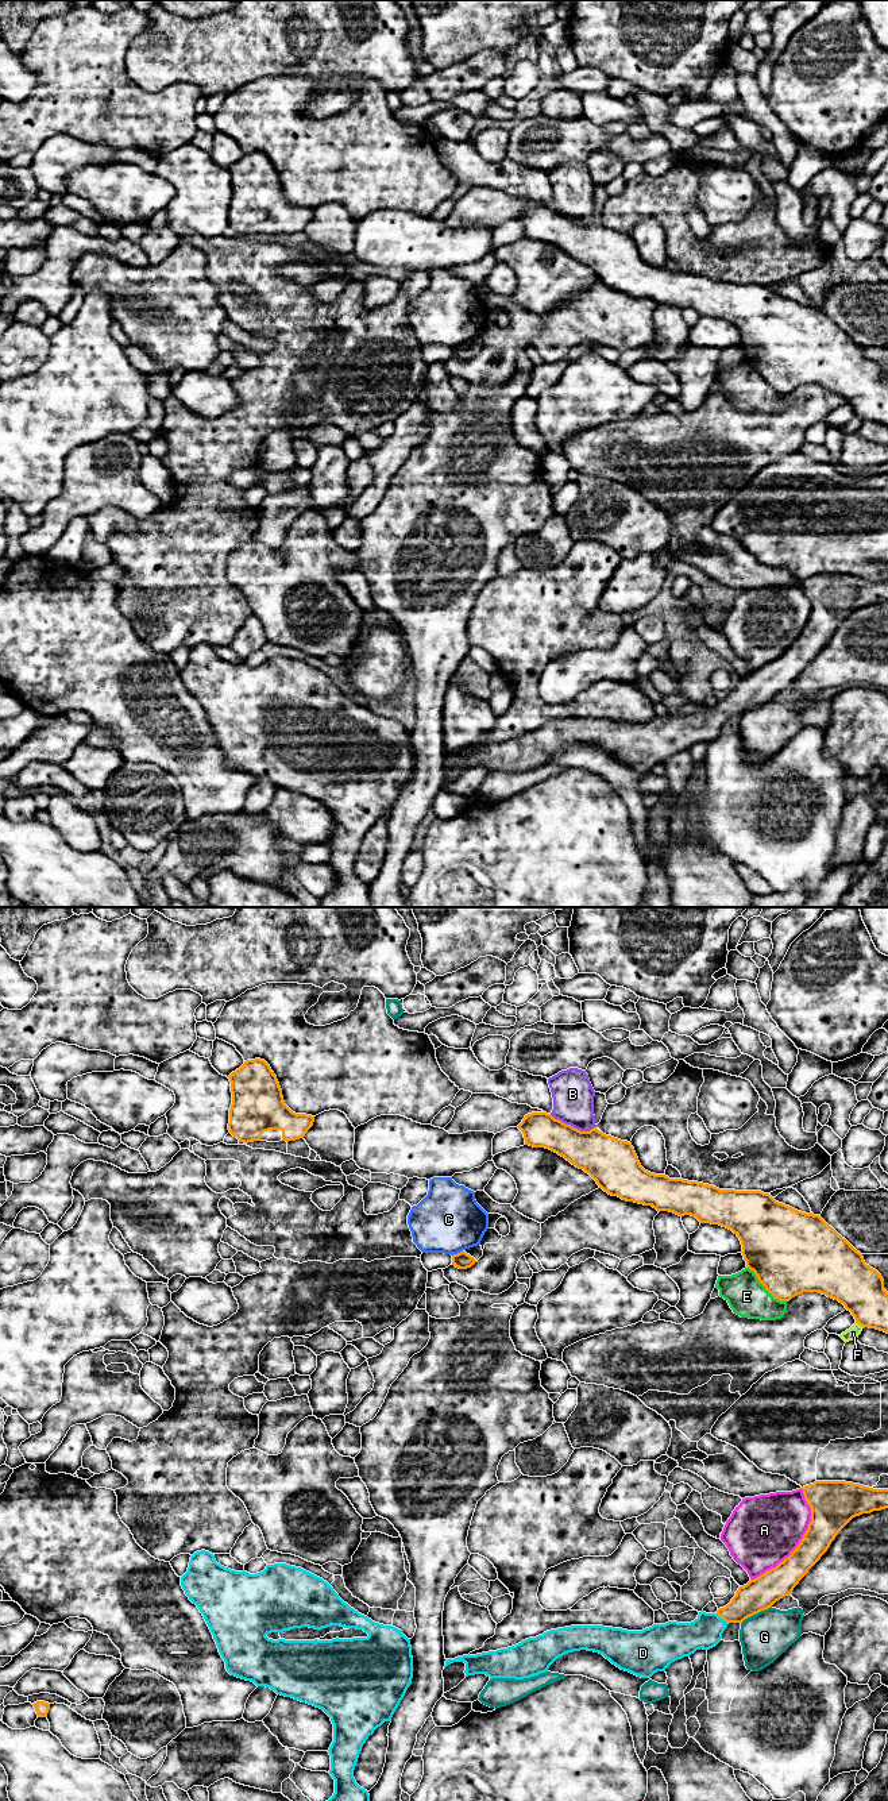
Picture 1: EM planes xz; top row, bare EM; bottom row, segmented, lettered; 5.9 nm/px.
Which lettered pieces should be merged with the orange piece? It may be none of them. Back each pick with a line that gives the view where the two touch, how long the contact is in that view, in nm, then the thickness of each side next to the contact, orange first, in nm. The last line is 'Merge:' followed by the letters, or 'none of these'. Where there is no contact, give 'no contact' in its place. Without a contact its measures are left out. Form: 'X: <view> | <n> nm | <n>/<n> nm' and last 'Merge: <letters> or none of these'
D: xz | 100 nm | 190/190 nm
Merge: D

